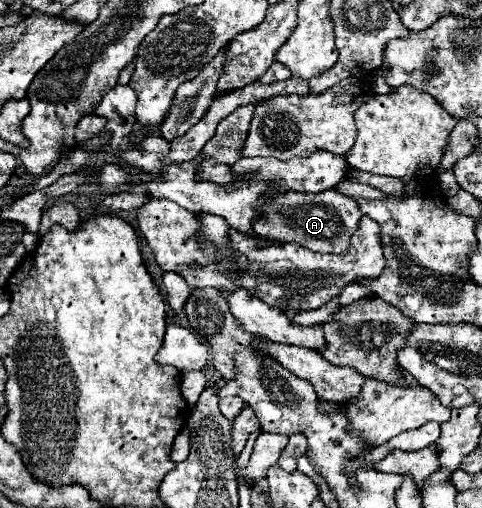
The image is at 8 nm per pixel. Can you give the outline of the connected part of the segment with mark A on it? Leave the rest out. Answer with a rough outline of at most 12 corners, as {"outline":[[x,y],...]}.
{"outline":[[338,190],[268,202],[256,232],[346,252],[360,206]]}

